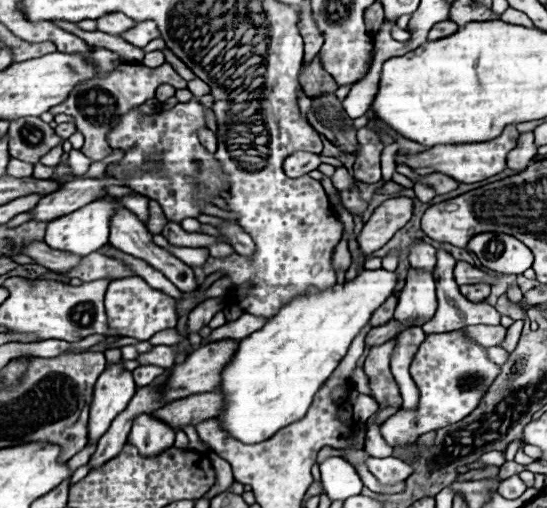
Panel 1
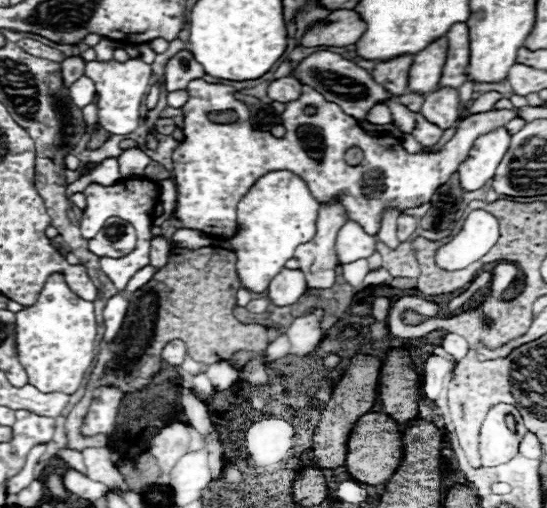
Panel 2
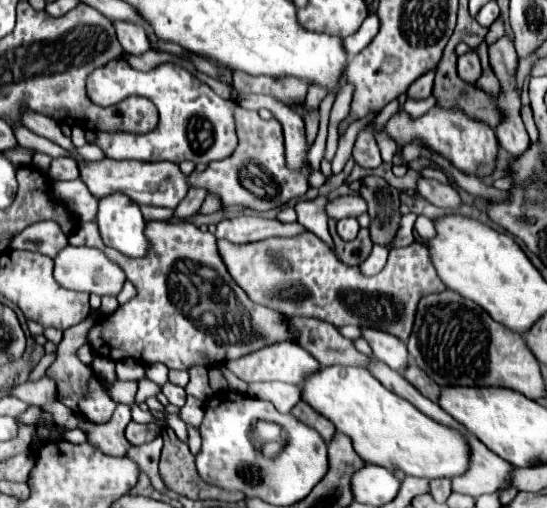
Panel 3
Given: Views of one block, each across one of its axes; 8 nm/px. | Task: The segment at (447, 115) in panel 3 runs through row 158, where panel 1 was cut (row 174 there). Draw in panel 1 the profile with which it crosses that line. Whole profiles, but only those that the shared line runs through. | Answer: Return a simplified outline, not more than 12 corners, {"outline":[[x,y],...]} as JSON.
{"outline":[[516,126],[488,142],[442,144],[398,156],[472,184],[500,174],[516,146]]}

